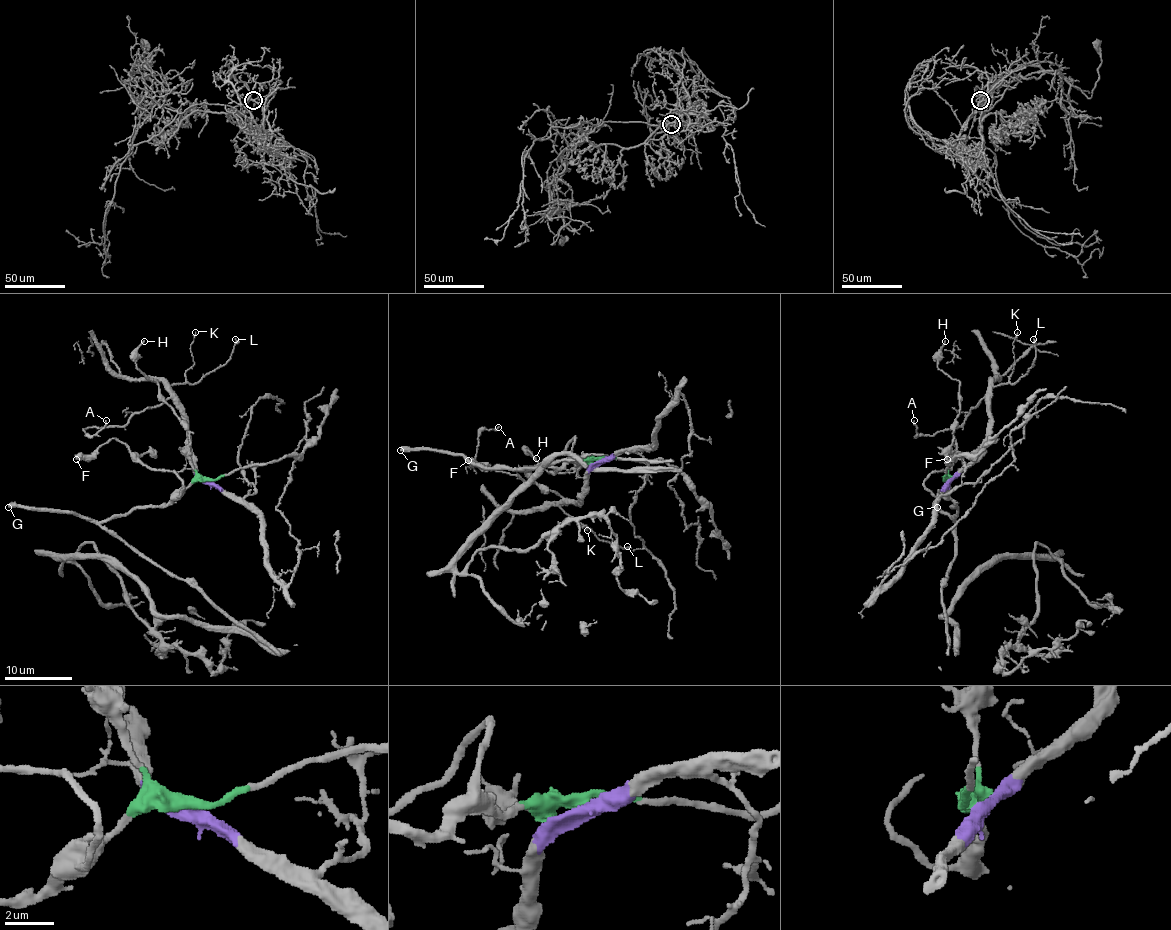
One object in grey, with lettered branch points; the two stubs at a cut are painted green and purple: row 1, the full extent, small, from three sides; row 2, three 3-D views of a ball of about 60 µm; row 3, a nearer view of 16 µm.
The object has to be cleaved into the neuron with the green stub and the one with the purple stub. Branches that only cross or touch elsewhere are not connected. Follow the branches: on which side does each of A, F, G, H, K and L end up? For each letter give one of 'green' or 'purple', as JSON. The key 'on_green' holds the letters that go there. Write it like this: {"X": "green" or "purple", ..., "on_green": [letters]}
{"A": "purple", "F": "green", "G": "green", "H": "green", "K": "purple", "L": "purple", "on_green": ["F", "G", "H"]}

